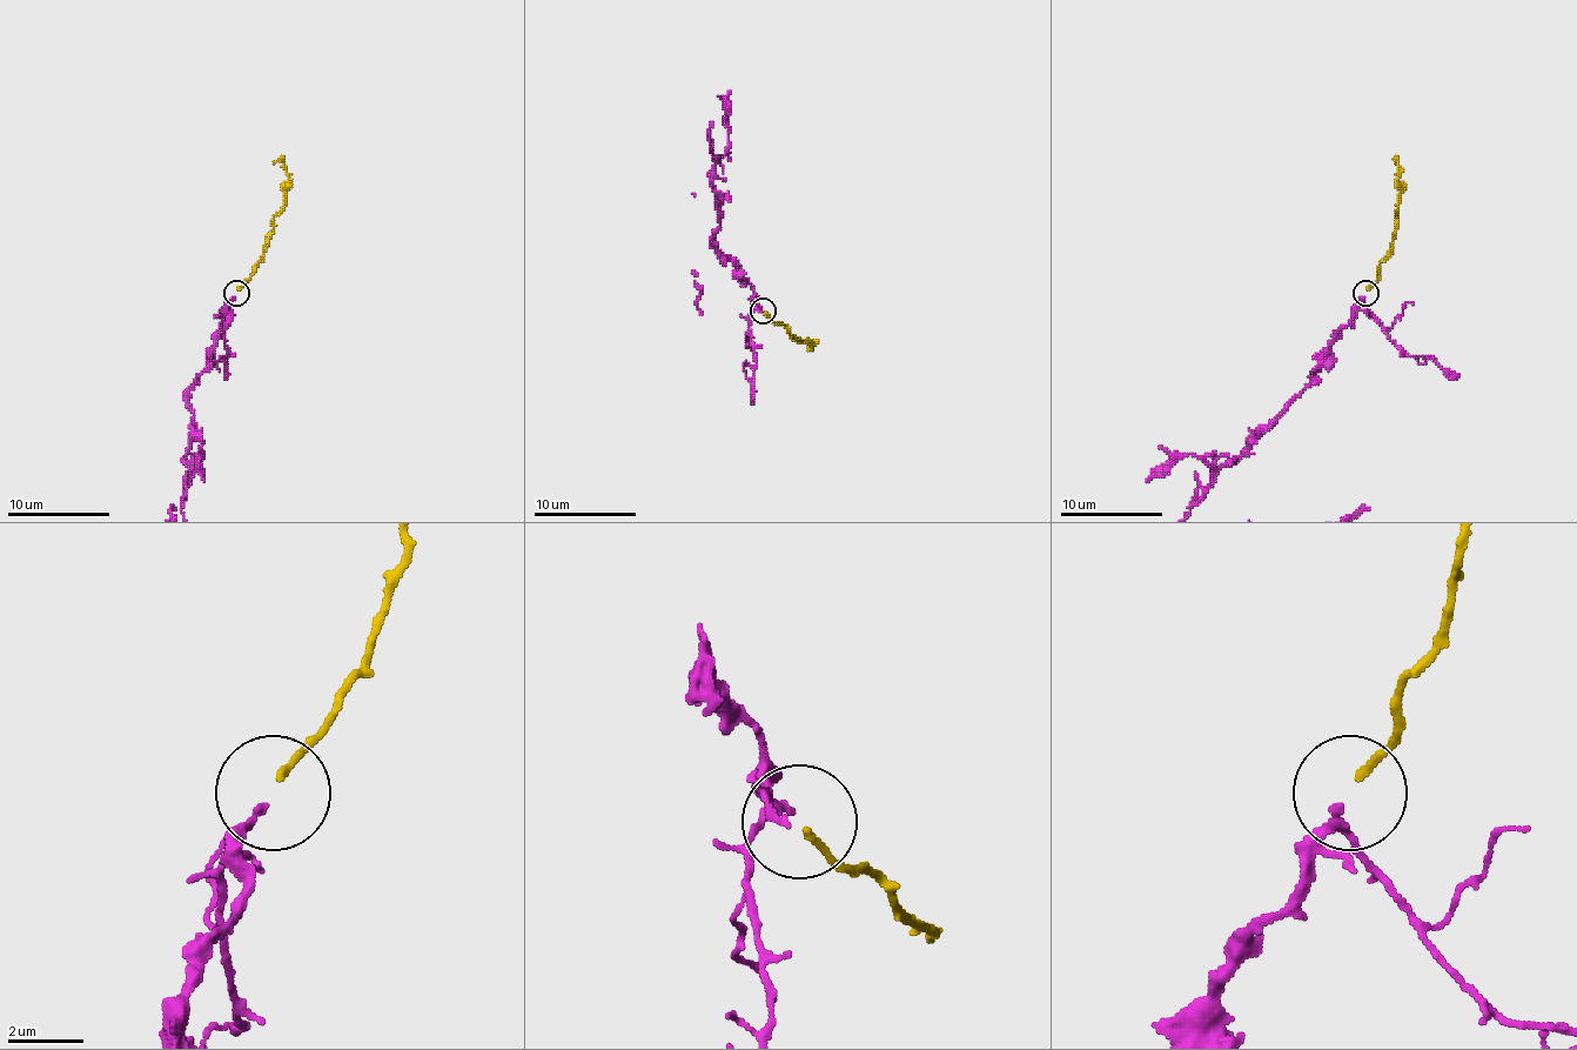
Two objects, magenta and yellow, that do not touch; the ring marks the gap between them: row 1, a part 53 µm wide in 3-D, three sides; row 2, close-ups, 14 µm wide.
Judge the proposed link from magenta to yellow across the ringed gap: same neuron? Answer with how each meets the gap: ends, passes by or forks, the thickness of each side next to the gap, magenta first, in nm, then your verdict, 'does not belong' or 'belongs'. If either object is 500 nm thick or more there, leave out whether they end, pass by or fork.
magenta passes by; yellow ends; calibres 150 and 200 nm; belongs

